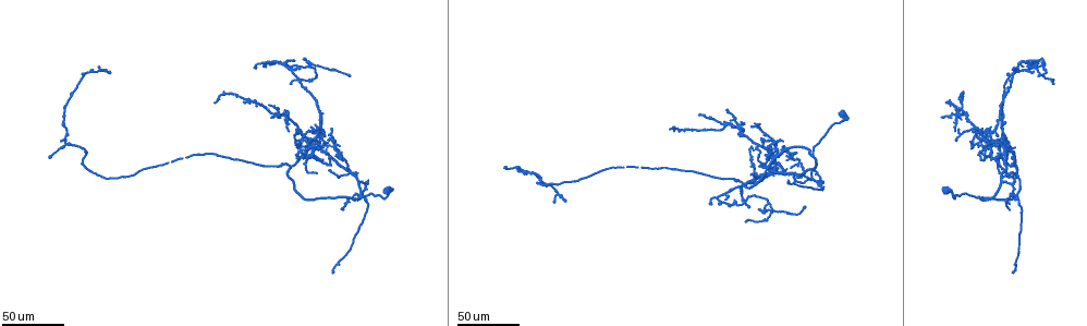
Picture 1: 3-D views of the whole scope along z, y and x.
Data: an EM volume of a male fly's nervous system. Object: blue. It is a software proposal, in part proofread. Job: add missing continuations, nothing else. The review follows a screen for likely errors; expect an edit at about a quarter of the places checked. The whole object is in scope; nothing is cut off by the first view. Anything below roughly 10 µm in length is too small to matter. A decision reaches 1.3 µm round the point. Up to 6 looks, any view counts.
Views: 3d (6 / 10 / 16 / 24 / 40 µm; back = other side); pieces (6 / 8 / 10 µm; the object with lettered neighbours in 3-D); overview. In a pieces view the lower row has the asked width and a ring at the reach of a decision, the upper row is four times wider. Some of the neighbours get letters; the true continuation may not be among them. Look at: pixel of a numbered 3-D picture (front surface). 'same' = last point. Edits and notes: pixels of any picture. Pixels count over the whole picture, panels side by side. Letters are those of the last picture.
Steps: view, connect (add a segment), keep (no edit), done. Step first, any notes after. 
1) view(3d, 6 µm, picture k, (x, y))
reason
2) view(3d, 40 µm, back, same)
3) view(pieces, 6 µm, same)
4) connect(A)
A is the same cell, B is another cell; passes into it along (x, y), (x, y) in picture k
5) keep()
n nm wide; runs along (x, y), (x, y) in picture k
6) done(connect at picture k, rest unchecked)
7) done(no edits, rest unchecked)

view(3d, 40 µm, picture 1, (322, 115))
thin end

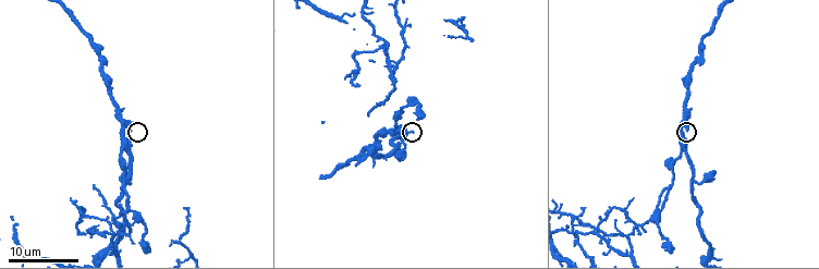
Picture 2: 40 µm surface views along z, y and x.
view(pieces, 8 µm, picture 2, (685, 122))

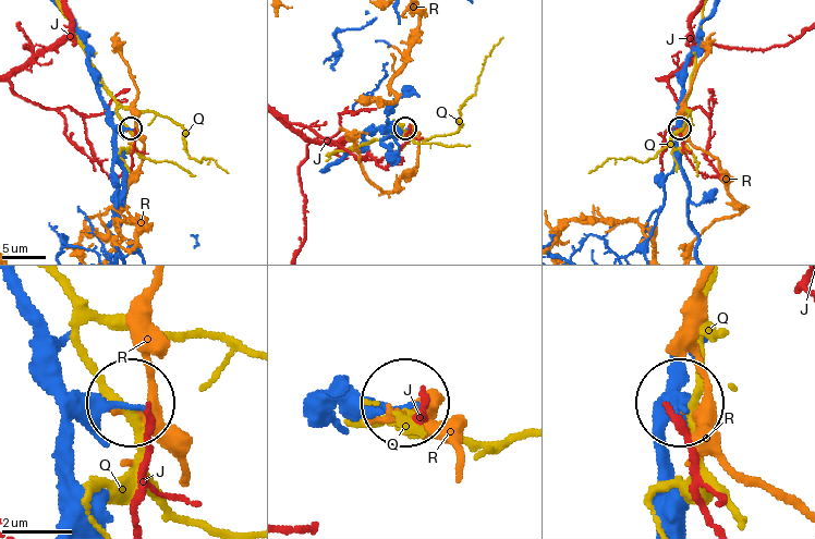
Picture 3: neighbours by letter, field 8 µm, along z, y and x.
keep()
J, Q and R are other cells; no lettered segment goes on from it

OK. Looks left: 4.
view(3d, 40 µm, picture 1, (748, 206))
long arm stops here

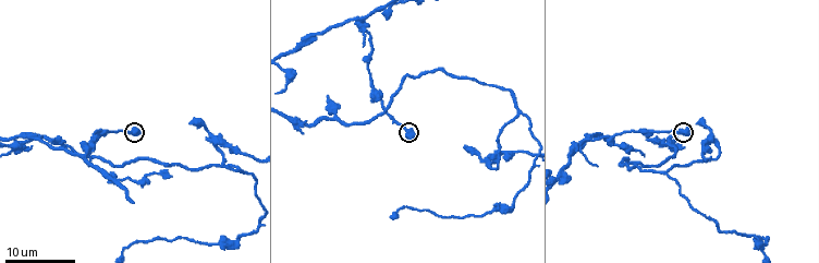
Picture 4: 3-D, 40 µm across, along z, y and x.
view(pieces, 10 µm, picture 4, (687, 133))

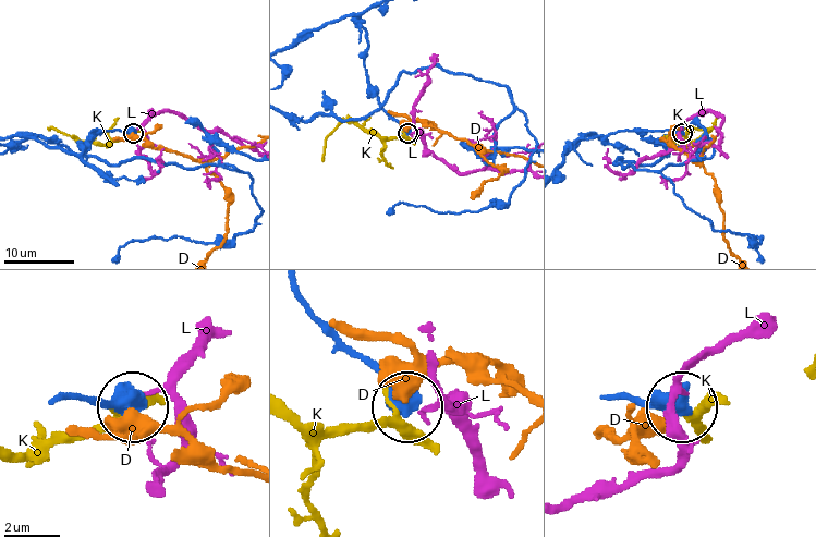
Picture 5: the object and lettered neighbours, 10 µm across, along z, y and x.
keep()
D, K and L are other cells; runs along (292, 288), (406, 405) in picture 5; no lettered segment goes on from it

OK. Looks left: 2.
view(3d, 24 µm, picture 1, (300, 159))
an open end

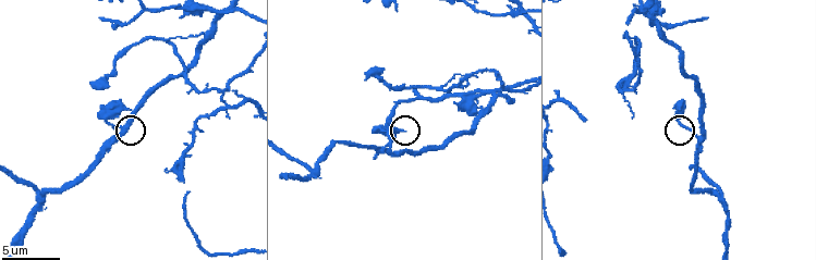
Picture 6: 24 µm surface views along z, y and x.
view(pieces, 6 µm, picture 6, (404, 132))

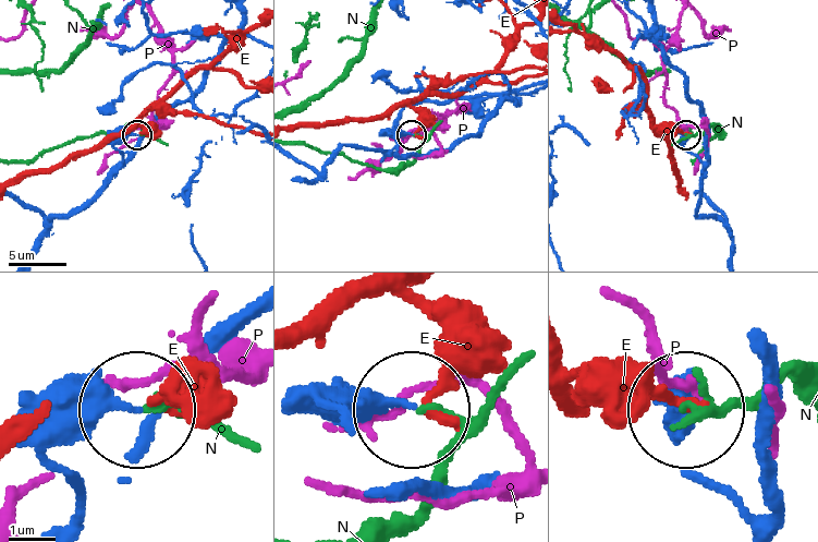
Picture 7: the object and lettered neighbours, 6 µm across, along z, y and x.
keep()
280 nm wide; E, N and P are other cells; runs along (81, 508), (57, 446), (135, 407) in picture 7; none of them fits

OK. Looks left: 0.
done(no edits, rest unchecked)

